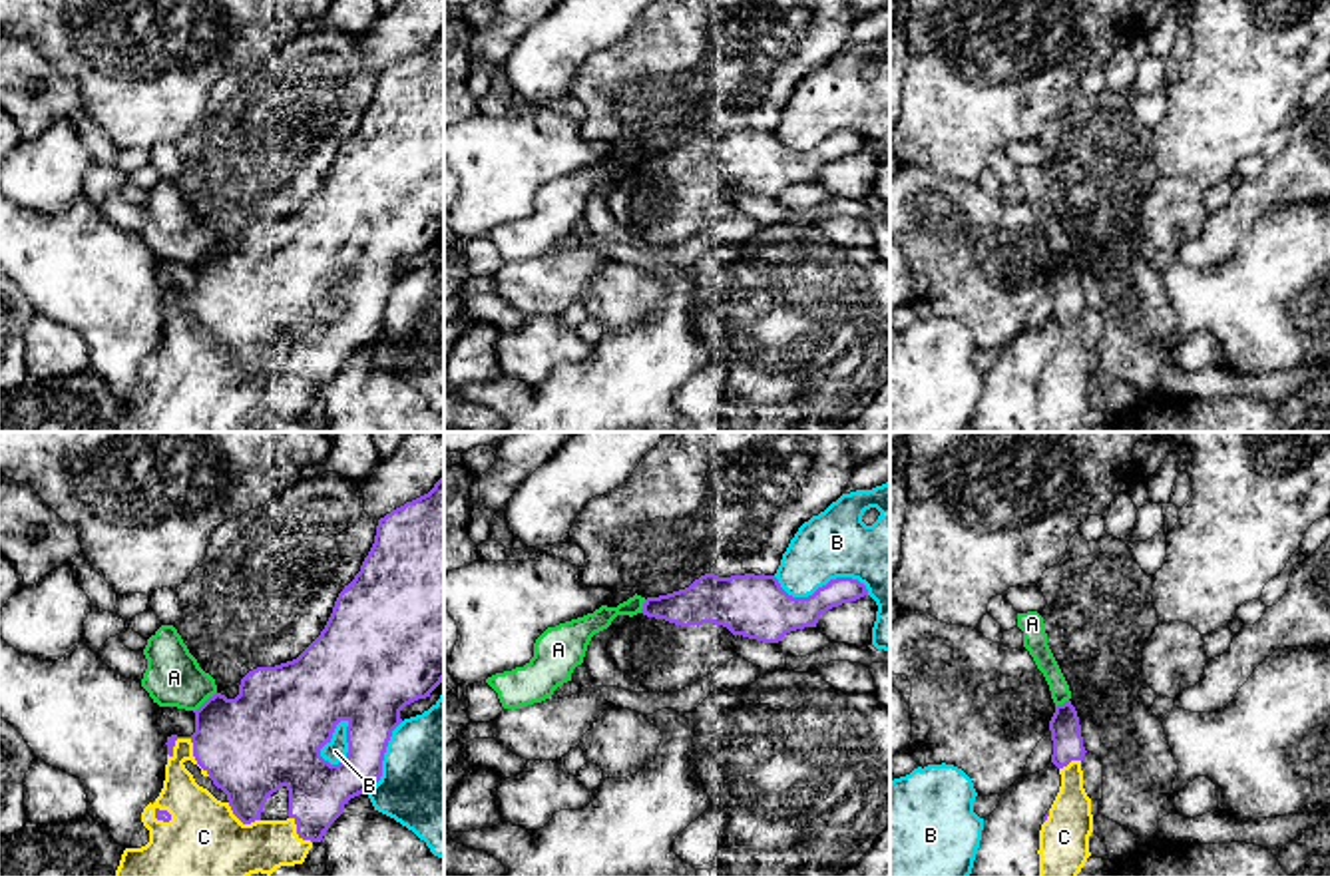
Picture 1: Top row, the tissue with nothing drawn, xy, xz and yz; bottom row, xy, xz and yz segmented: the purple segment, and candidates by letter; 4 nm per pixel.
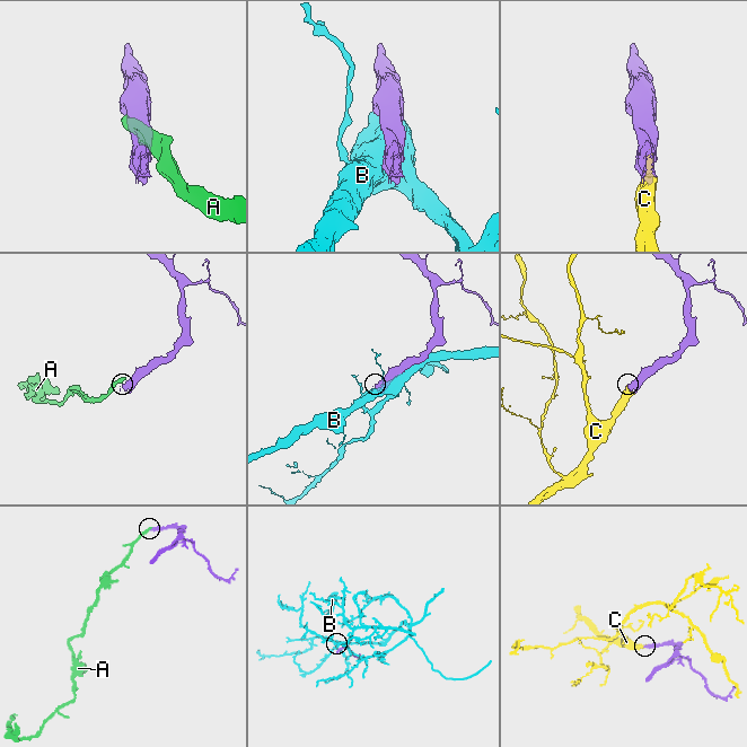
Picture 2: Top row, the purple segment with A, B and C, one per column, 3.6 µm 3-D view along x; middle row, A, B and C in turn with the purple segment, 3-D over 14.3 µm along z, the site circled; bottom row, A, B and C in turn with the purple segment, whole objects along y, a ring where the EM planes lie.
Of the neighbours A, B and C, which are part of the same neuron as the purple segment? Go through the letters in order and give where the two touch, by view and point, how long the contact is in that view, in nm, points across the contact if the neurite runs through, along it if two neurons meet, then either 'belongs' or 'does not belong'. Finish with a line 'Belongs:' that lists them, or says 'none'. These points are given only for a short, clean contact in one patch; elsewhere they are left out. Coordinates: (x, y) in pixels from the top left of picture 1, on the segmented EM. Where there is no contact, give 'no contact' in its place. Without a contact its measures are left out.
A: contact xy (206, 701); length 130 nm; border xy (216, 691), (194, 711); does not belong
B: contact xz (823, 586); length 400 nm; does not belong
C: contact xy (194, 753); length 200 nm; belongs
Belongs: C

